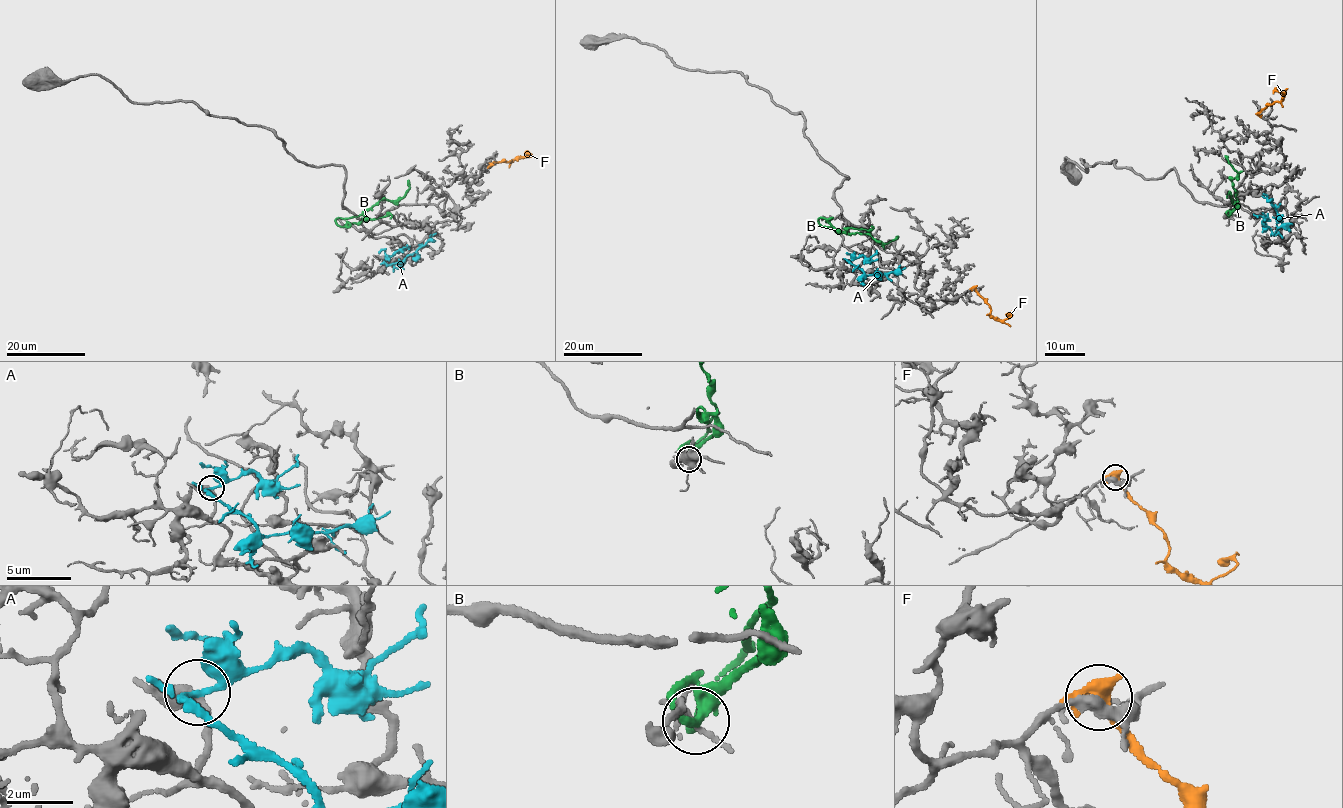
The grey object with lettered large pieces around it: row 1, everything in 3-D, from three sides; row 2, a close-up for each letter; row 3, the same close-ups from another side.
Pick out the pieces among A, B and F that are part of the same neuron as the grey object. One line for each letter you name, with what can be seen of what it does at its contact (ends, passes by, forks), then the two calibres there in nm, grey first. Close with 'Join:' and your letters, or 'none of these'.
Join: none of these

